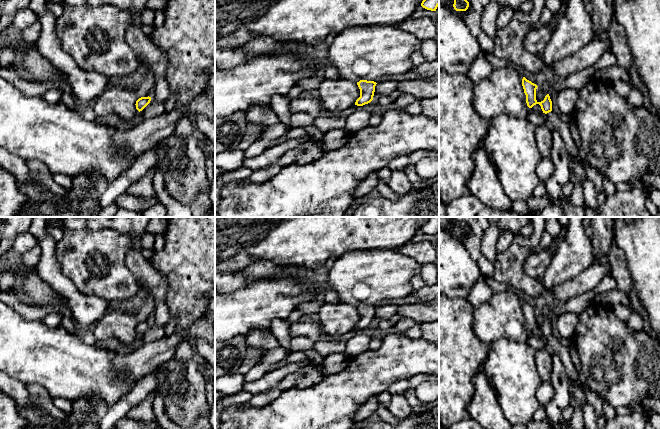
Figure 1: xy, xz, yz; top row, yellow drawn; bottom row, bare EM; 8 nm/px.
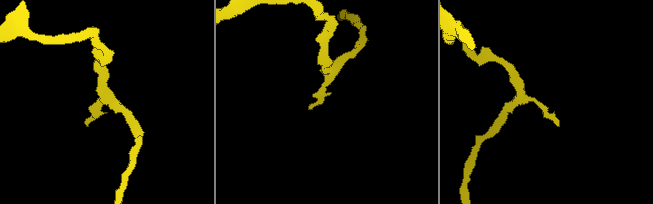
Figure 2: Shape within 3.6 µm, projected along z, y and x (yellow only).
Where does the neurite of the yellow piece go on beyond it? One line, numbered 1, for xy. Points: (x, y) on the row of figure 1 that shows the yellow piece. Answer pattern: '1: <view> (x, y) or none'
1: none

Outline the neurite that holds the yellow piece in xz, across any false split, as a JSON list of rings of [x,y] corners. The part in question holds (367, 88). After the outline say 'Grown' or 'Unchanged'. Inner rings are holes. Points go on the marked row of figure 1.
[[[360,80],[357,85],[360,89],[360,97],[356,100],[355,105],[363,106],[373,100],[376,82]]]. Unchanged

